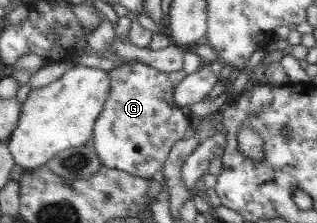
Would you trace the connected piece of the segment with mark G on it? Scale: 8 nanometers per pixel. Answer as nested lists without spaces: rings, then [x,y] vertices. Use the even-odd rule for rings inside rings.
[[[128,61],[109,73],[113,77],[111,92],[98,116],[91,146],[104,166],[152,180],[162,171],[174,143],[191,134],[194,119],[175,100],[175,86],[167,73],[136,61]]]

